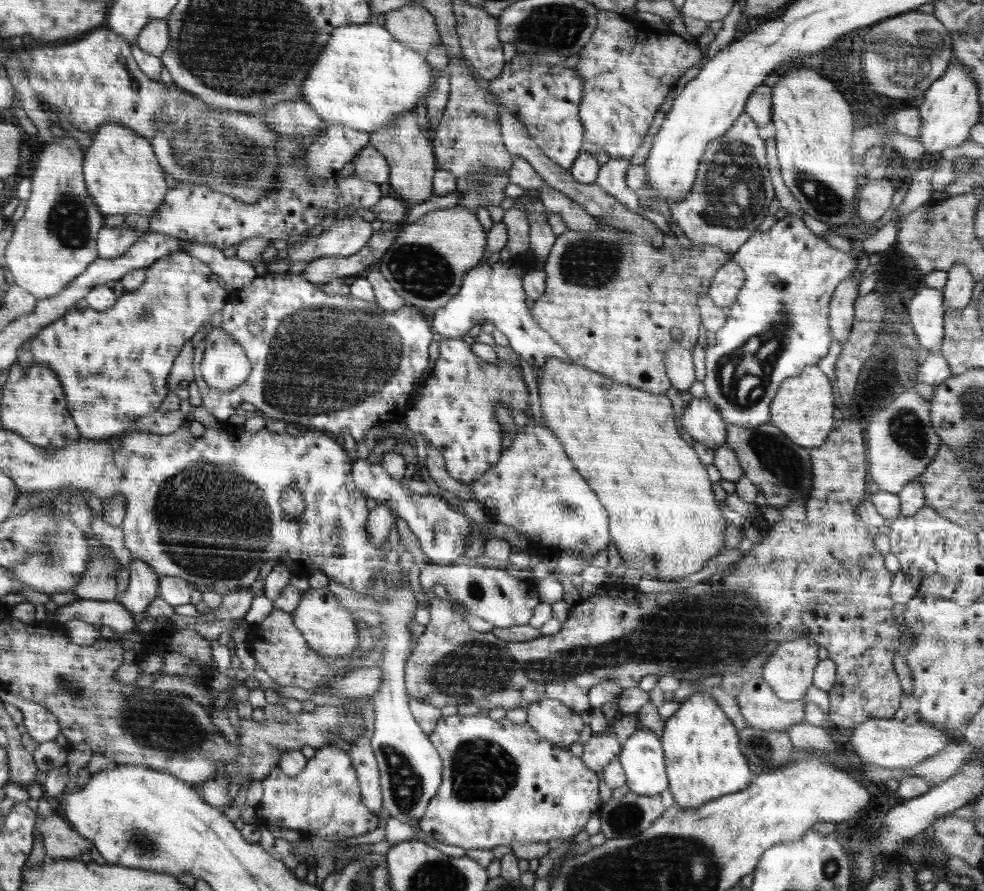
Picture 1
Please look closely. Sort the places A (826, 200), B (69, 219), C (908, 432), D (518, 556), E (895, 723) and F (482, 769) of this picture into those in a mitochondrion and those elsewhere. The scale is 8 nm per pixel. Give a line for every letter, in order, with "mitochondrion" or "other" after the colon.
A: mitochondrion
B: mitochondrion
C: mitochondrion
D: other
E: other
F: mitochondrion

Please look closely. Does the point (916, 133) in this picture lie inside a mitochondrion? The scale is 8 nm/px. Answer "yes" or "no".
no

